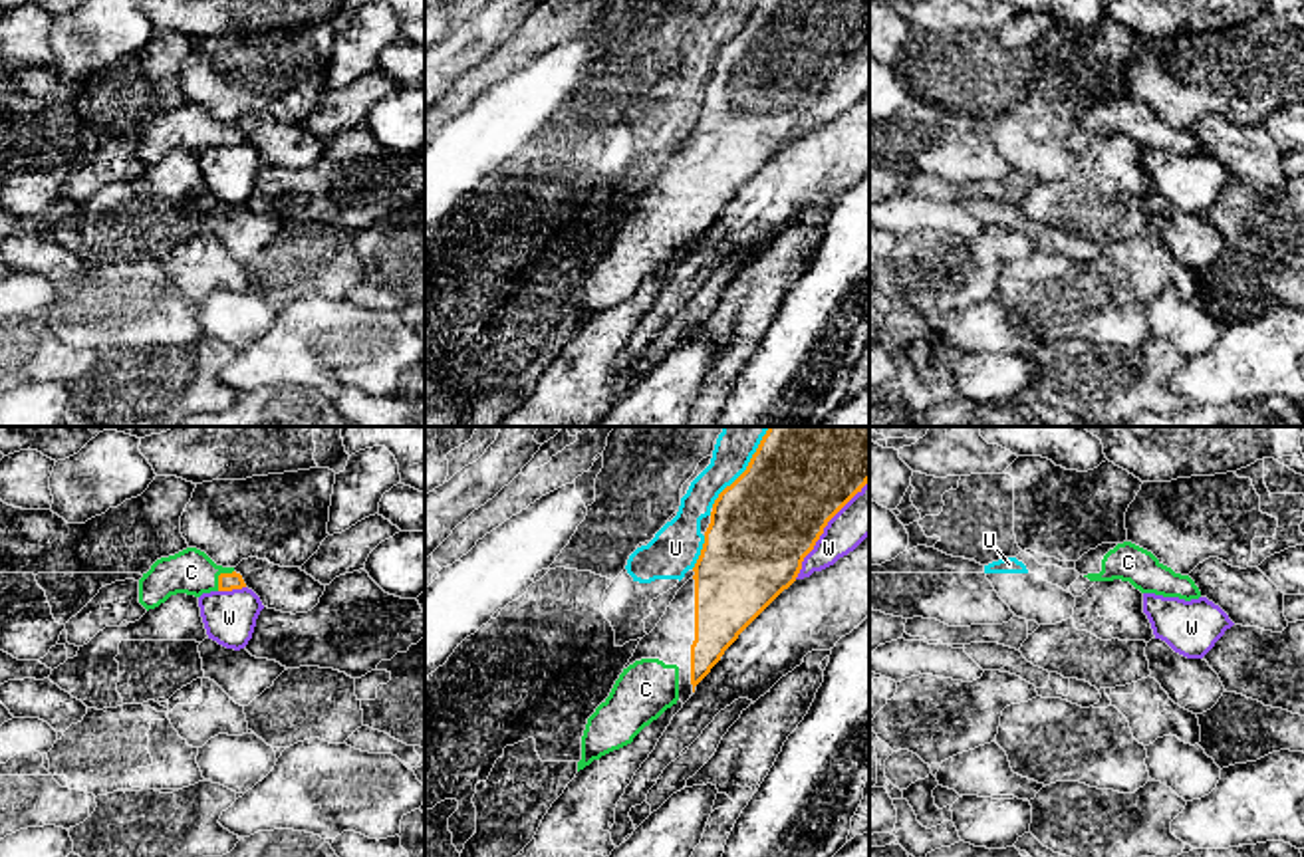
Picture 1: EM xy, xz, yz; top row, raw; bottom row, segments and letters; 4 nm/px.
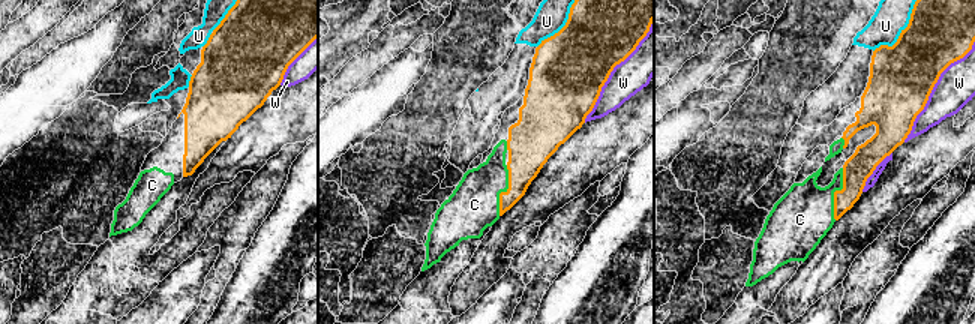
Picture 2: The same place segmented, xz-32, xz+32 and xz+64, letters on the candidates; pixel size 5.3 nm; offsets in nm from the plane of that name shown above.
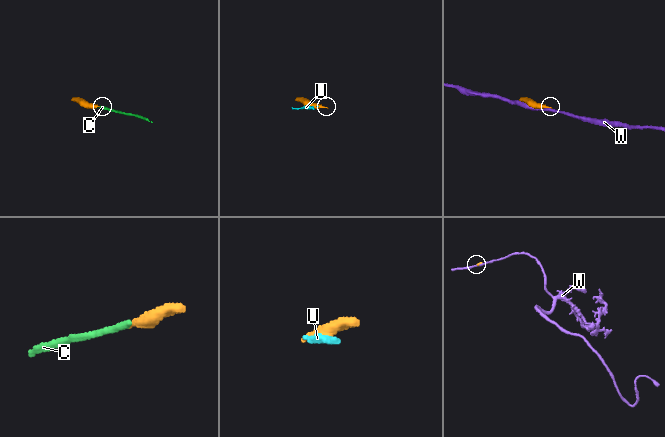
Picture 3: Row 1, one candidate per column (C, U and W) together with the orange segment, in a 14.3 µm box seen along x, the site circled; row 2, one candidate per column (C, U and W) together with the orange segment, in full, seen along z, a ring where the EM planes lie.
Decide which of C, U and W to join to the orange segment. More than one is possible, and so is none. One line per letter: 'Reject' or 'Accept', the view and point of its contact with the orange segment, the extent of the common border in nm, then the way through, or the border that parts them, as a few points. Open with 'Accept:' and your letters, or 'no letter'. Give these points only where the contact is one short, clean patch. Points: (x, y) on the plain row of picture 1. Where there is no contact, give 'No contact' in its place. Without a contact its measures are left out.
Accept: C
C: Accept. Touches orange at xy (219, 131). Shared border 110 nm. Path across: xy (227, 137), (219, 131), (191, 127)
U: Reject. Touches orange at xz (739, 32). Shared border 320 nm
W: Reject. Touches orange at xz (824, 82). Shared border 500 nm

